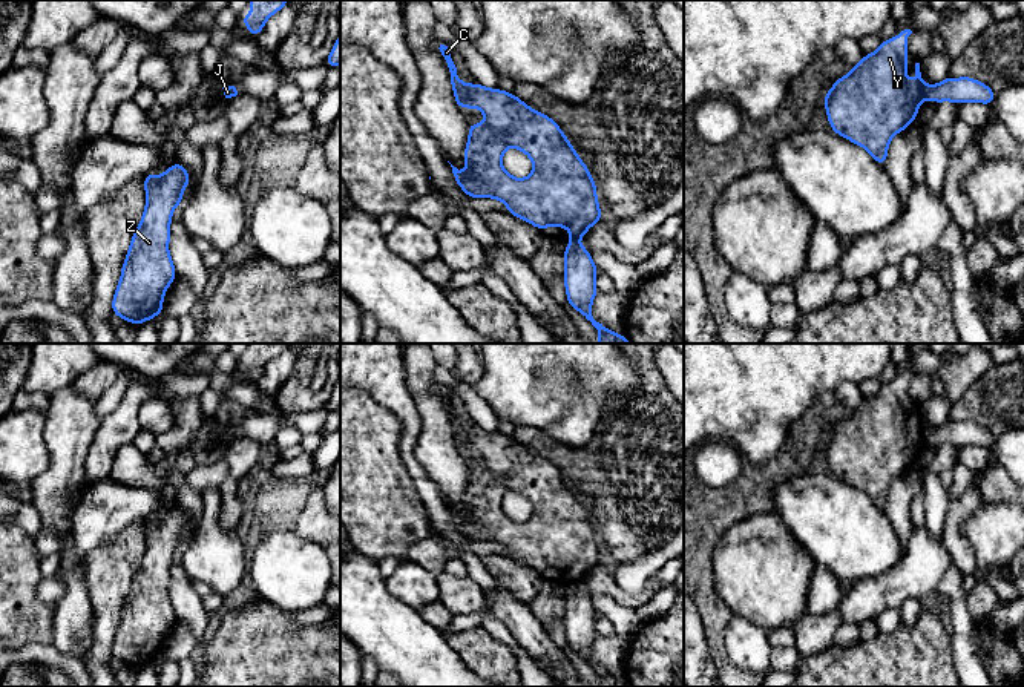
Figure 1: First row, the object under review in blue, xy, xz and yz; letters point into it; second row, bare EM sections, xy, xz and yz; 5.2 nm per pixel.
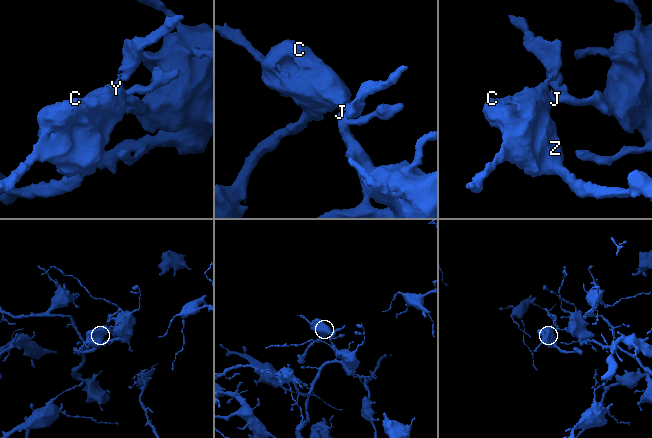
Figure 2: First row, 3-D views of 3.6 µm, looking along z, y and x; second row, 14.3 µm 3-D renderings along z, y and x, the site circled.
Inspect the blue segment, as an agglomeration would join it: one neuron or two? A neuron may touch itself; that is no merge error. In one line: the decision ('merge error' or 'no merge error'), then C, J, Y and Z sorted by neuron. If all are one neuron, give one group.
merge error; C Y Z / J

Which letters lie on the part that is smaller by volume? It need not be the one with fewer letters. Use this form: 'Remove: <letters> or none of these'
Remove: C, Y, Z

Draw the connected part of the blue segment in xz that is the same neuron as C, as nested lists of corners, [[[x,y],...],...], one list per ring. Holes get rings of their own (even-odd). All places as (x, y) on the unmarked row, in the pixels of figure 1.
[[[438,385],[435,393],[445,400],[454,432],[455,446],[460,452],[480,452],[486,466],[471,466],[464,506],[468,515],[452,511],[454,524],[472,541],[494,541],[507,549],[507,557],[527,564],[543,574],[552,569],[570,574],[570,586],[578,586],[587,574],[604,560],[596,541],[596,528],[576,498],[575,491],[563,477],[561,471],[547,459],[529,451],[524,445],[501,432],[489,432],[480,426],[464,428],[457,419],[448,386]],[[507,491],[524,495],[533,506],[527,521],[514,521],[503,509],[501,501]]]

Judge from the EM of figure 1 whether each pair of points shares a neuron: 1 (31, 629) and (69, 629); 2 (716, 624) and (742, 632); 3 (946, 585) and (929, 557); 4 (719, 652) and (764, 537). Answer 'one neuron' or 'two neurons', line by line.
1: two neurons
2: two neurons
3: two neurons
4: two neurons

